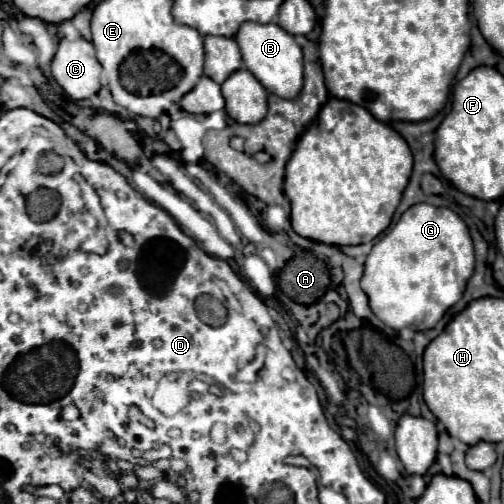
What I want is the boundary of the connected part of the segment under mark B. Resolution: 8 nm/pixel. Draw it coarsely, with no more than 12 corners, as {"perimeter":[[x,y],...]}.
{"perimeter":[[278,24],[234,36],[258,82],[280,98],[302,90],[303,52]]}

